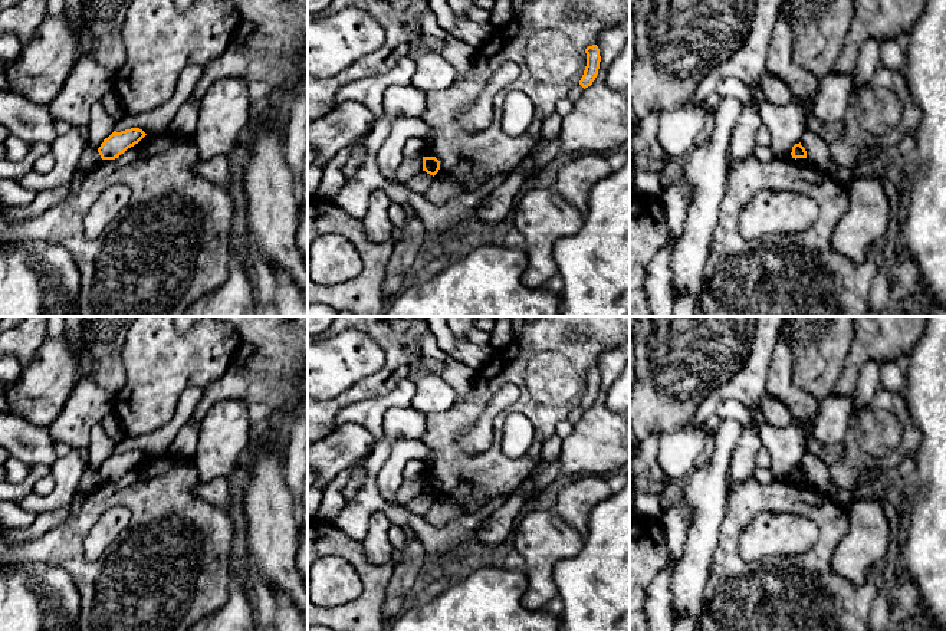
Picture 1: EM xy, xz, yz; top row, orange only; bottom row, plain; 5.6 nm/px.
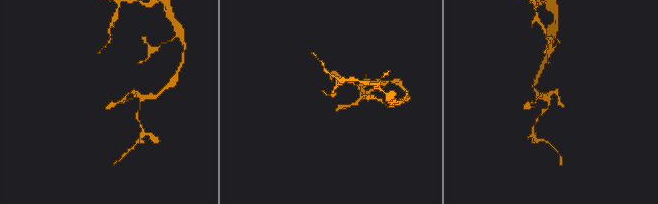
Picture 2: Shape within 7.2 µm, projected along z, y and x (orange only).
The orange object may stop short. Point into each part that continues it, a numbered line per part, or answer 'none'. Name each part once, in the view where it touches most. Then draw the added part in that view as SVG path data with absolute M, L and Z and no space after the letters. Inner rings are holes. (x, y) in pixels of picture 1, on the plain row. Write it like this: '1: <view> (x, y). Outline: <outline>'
none

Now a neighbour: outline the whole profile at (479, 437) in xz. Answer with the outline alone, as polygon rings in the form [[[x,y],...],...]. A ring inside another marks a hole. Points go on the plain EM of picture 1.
[[[516,385],[502,387],[474,423],[467,430],[456,434],[457,446],[467,454],[480,454],[489,450],[495,441],[496,417],[505,413],[520,394],[522,391]]]

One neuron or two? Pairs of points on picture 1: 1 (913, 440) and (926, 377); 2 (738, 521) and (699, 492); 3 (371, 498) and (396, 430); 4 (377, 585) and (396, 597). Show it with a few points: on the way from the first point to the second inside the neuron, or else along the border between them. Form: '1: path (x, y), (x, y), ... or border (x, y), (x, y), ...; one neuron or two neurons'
1: border (902, 395), (920, 433), (920, 444), (915, 454); two neurons
2: border (728, 492), (721, 538), (716, 544); two neurons
3: path (370, 480), (371, 467), (383, 447); one neuron
4: border (396, 564), (387, 585), (381, 615); two neurons

